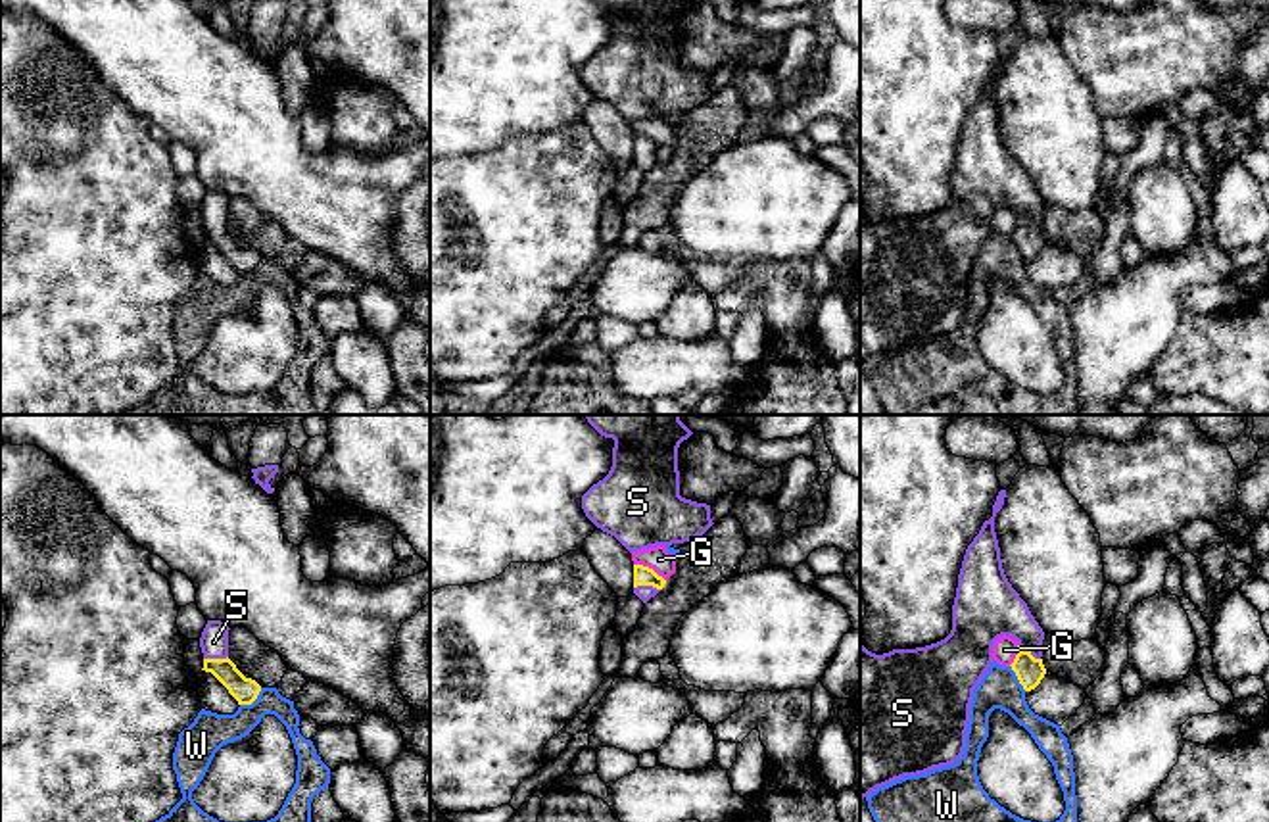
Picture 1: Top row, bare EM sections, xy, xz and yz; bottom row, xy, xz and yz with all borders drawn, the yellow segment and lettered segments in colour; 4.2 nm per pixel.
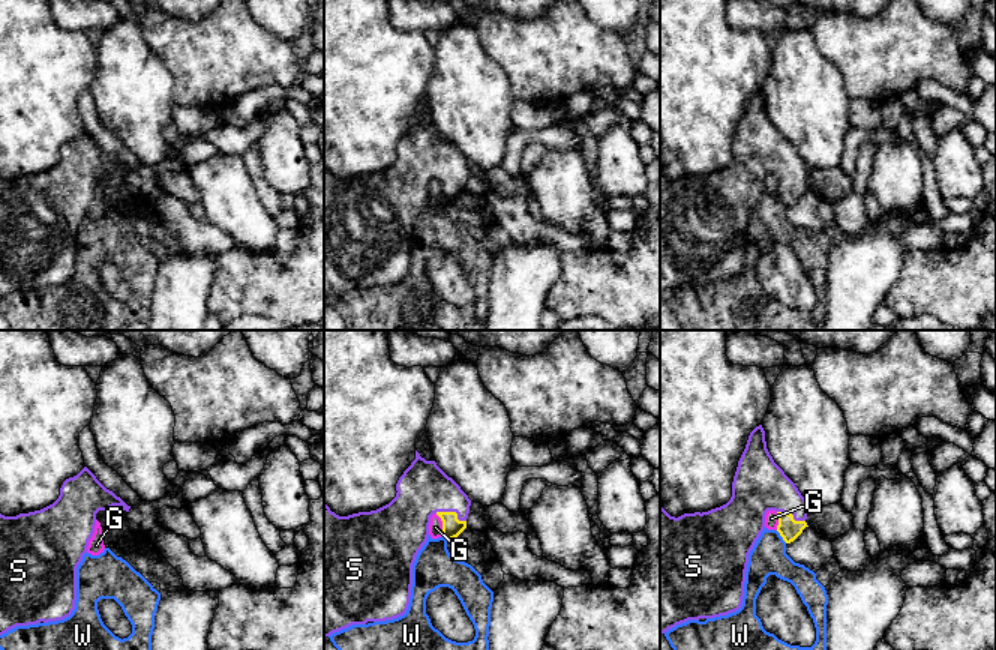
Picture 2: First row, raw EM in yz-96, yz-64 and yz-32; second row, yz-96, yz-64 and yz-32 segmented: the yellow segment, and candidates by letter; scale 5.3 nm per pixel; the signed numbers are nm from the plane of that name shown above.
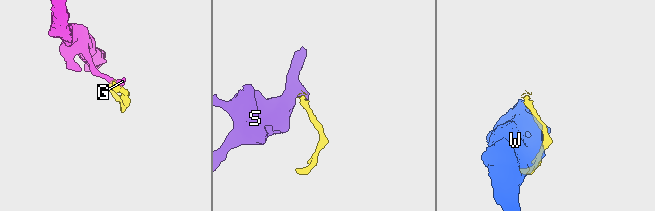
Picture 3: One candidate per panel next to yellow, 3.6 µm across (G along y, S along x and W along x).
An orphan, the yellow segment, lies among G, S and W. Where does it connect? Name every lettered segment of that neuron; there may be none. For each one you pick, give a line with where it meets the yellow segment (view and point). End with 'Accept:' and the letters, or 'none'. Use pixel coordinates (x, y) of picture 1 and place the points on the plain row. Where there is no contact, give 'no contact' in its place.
S: meets yellow in xz at (647, 154)
Accept: S

